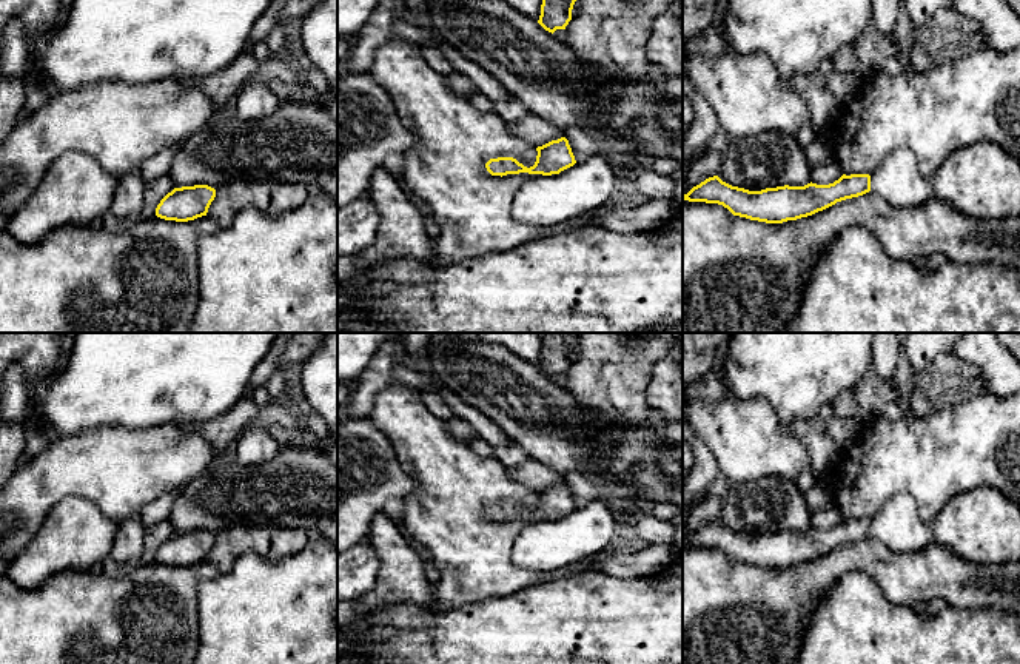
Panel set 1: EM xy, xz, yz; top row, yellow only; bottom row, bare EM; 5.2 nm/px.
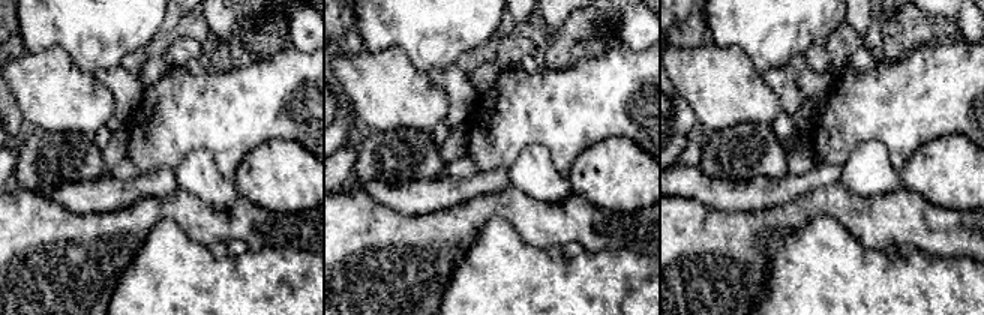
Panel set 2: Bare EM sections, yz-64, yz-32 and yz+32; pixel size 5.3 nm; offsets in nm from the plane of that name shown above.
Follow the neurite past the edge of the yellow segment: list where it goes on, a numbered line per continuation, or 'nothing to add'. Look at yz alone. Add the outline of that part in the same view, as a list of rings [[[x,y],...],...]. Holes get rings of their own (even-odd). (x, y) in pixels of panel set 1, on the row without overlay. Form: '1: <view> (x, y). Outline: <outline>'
nothing to add

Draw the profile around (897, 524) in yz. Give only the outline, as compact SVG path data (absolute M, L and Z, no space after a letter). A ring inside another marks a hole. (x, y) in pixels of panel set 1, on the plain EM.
M903 493L883 502L871 521L871 536L898 553L920 552L935 541L932 528L920 519L912 496Z

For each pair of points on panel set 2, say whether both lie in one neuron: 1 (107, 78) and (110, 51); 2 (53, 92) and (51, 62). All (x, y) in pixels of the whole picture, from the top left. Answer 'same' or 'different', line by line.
1: different
2: same

